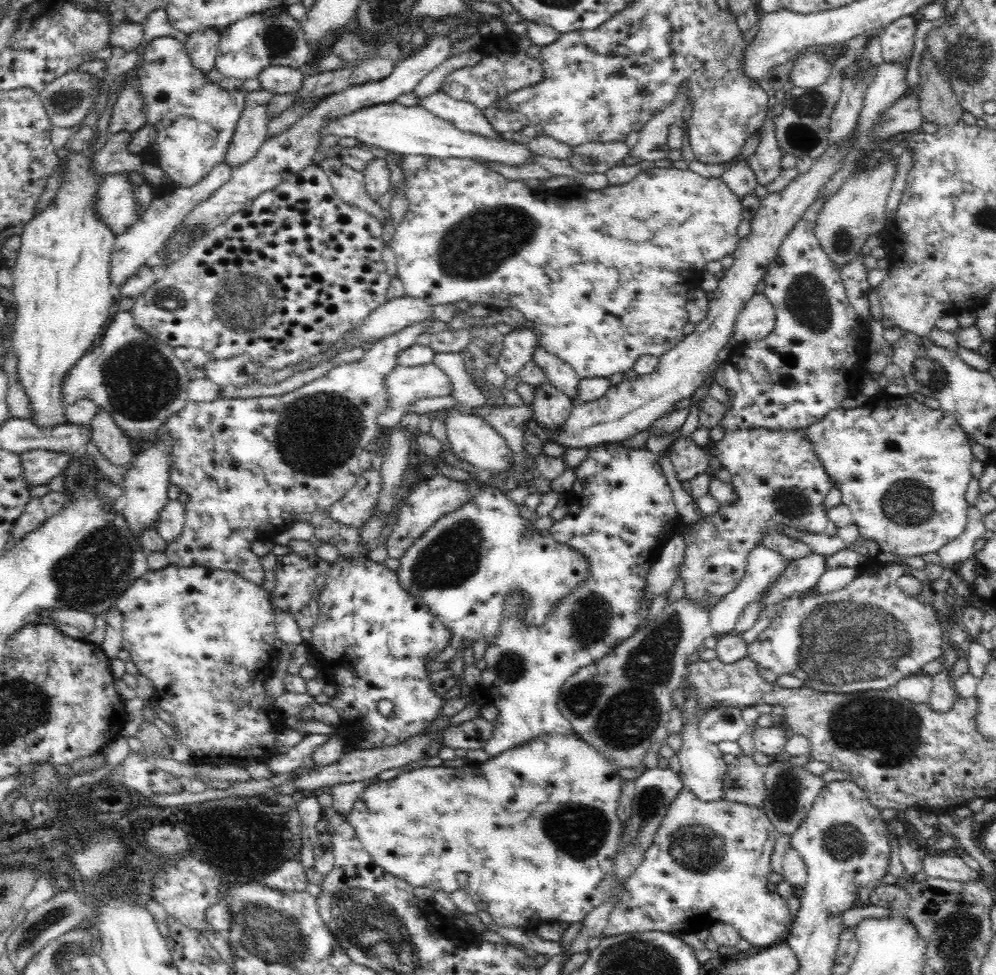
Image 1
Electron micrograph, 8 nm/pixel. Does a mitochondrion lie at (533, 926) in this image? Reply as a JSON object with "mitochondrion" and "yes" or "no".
{"mitochondrion":"no"}

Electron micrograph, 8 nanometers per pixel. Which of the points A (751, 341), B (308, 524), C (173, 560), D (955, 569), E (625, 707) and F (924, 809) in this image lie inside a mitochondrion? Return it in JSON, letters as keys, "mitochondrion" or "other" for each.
{"A":"other","B":"other","C":"other","D":"other","E":"mitochondrion","F":"other"}

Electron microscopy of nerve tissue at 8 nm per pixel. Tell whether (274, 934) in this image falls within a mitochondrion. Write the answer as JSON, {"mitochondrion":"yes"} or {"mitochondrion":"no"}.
{"mitochondrion":"yes"}

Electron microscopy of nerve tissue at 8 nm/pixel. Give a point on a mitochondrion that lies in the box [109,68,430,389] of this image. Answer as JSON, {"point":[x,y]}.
{"point":[245,303]}

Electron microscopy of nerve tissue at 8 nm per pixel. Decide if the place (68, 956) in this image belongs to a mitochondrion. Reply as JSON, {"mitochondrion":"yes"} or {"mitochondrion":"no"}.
{"mitochondrion":"yes"}

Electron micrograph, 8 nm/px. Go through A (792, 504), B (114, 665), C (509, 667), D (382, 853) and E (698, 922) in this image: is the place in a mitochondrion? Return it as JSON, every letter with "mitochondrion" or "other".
{"A":"mitochondrion","B":"other","C":"mitochondrion","D":"other","E":"other"}

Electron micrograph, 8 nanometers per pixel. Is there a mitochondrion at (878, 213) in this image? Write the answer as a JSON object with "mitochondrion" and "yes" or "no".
{"mitochondrion":"no"}

